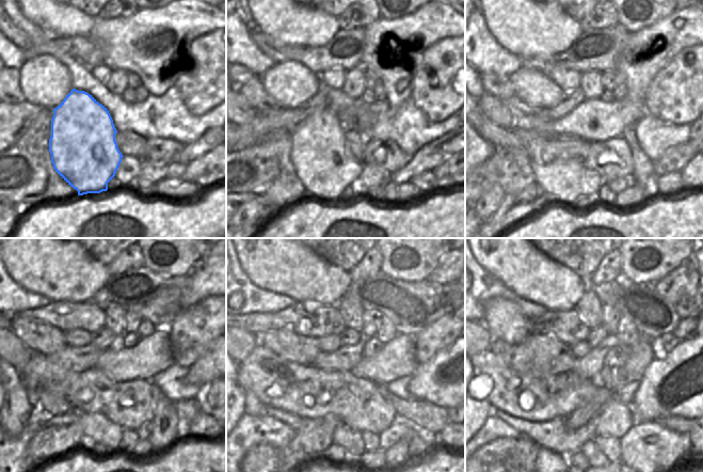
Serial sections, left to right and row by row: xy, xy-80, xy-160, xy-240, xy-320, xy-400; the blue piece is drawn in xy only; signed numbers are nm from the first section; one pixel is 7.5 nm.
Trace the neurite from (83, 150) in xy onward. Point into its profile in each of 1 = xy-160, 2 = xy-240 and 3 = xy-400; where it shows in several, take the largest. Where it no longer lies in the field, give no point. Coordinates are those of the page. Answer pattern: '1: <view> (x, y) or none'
1: xy-160 (562, 182)
2: xy-240 (96, 427)
3: xy-400 (591, 451)

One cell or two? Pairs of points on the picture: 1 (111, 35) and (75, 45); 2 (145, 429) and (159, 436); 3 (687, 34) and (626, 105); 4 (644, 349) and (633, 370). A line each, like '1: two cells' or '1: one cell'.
1: two cells
2: two cells
3: two cells
4: one cell

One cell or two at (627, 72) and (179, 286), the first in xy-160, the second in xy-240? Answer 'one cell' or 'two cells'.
two cells

